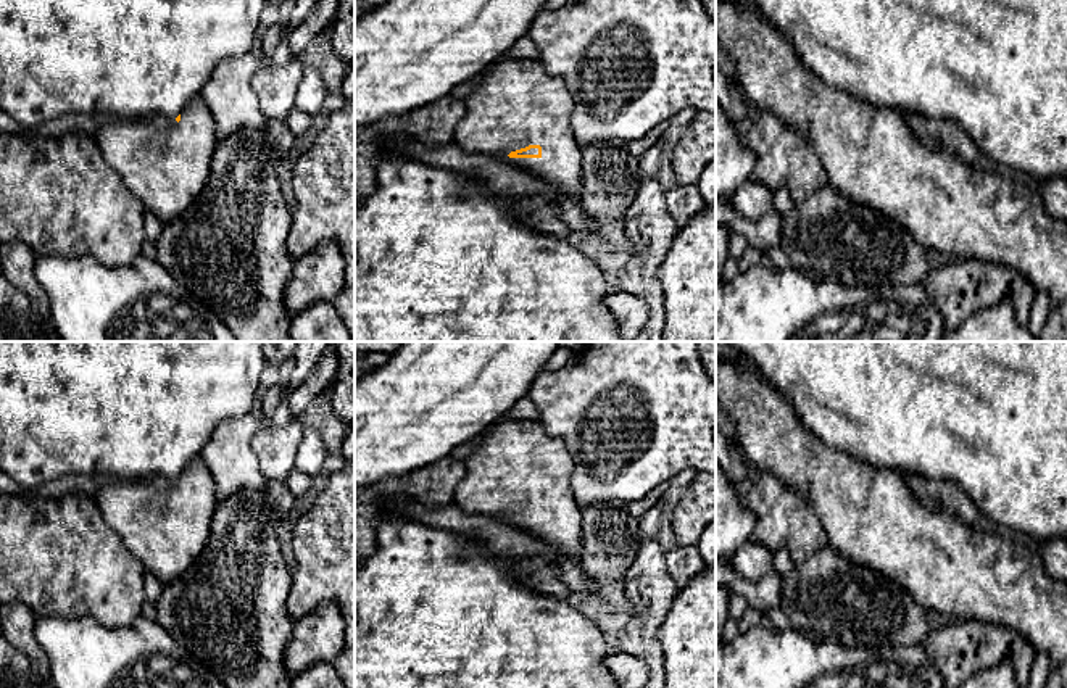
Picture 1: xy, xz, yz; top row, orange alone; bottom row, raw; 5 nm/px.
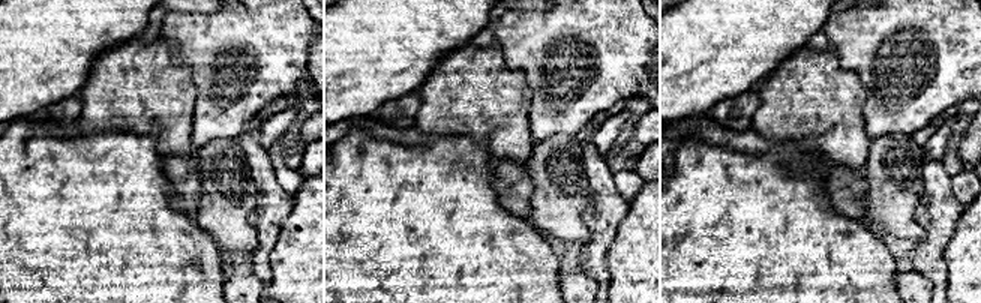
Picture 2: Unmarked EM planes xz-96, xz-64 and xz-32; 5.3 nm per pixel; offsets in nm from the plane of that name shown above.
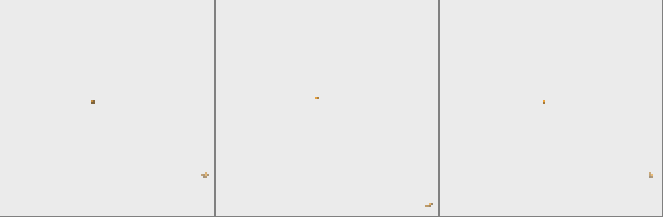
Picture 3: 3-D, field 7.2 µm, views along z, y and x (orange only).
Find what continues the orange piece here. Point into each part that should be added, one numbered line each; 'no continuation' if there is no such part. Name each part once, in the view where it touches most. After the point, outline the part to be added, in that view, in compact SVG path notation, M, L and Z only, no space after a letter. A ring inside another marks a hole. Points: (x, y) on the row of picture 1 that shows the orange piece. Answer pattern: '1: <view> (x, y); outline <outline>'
1: xz (516, 103); outline M511 58L493 61L480 82L464 98L466 113L459 119L455 142L469 153L482 153L501 163L527 171L550 184L561 195L579 200L582 195L582 153L571 127L575 102L561 77L551 76L540 58ZM540 145L540 158L509 158L511 151Z

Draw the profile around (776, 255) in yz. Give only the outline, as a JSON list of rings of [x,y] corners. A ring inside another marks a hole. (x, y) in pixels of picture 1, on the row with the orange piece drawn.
[[[778,245],[772,247],[766,253],[762,253],[762,259],[766,263],[774,264],[774,266],[782,267],[782,269],[790,266],[787,255],[783,253],[783,250]]]

